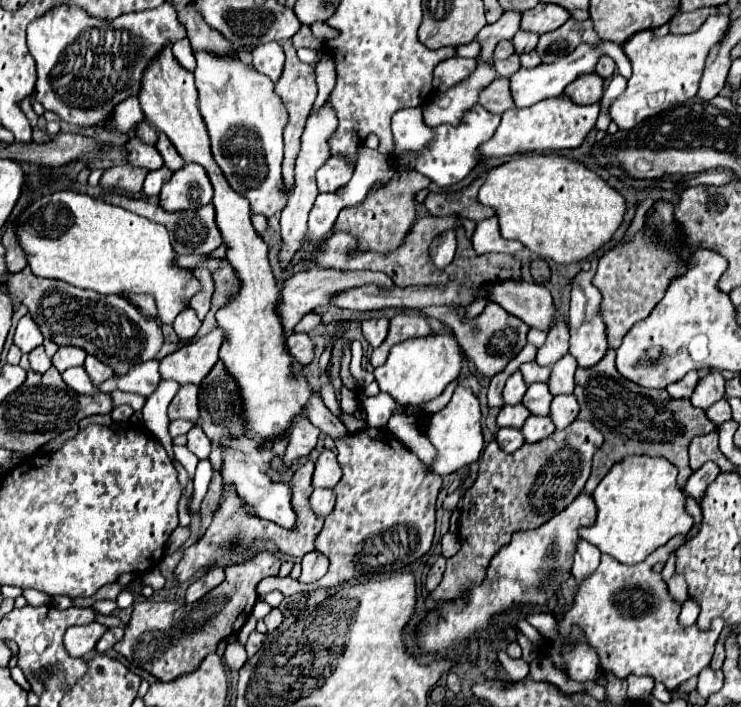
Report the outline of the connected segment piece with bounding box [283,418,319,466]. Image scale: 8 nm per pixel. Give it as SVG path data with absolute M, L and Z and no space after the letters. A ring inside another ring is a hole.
M301 418L293 426L293 432L289 436L289 444L287 444L287 450L283 456L285 466L291 466L295 460L311 454L311 450L317 444L317 438L319 438L319 430L307 418Z

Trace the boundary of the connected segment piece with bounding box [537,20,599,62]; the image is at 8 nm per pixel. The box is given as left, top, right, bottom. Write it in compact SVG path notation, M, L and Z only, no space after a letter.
M569 20L563 26L559 26L557 30L541 34L539 44L537 44L537 54L539 54L541 62L555 62L559 56L575 50L577 44L581 44L581 42L597 44L597 40L599 40L599 36L593 30L591 20L585 20L585 22Z

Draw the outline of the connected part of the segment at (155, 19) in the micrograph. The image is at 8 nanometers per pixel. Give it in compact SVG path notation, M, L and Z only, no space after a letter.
M167 2L153 10L121 14L111 22L89 18L89 14L79 6L57 6L43 18L31 22L27 28L27 46L37 62L35 100L41 102L45 110L55 112L59 118L71 124L93 128L111 114L117 102L125 100L127 96L139 94L145 66L159 54L159 50L167 42L175 42L179 38L185 38L185 26L179 22L177 10L173 10L173 6L169 6Z

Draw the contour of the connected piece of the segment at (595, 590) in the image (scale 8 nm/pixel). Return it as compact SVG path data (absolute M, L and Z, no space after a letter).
M681 534L671 538L665 546L657 548L643 562L633 566L615 562L609 554L603 554L599 568L577 588L573 608L559 622L561 638L569 634L573 624L579 624L585 630L589 644L597 648L603 670L611 670L617 678L647 674L653 676L655 682L663 682L669 690L675 690L681 682L707 668L715 642L723 630L723 620L717 618L707 630L699 630L697 626L681 628L677 624L681 606L669 598L667 584L651 570L655 562L667 560L679 542L685 542L685 538L687 536Z

